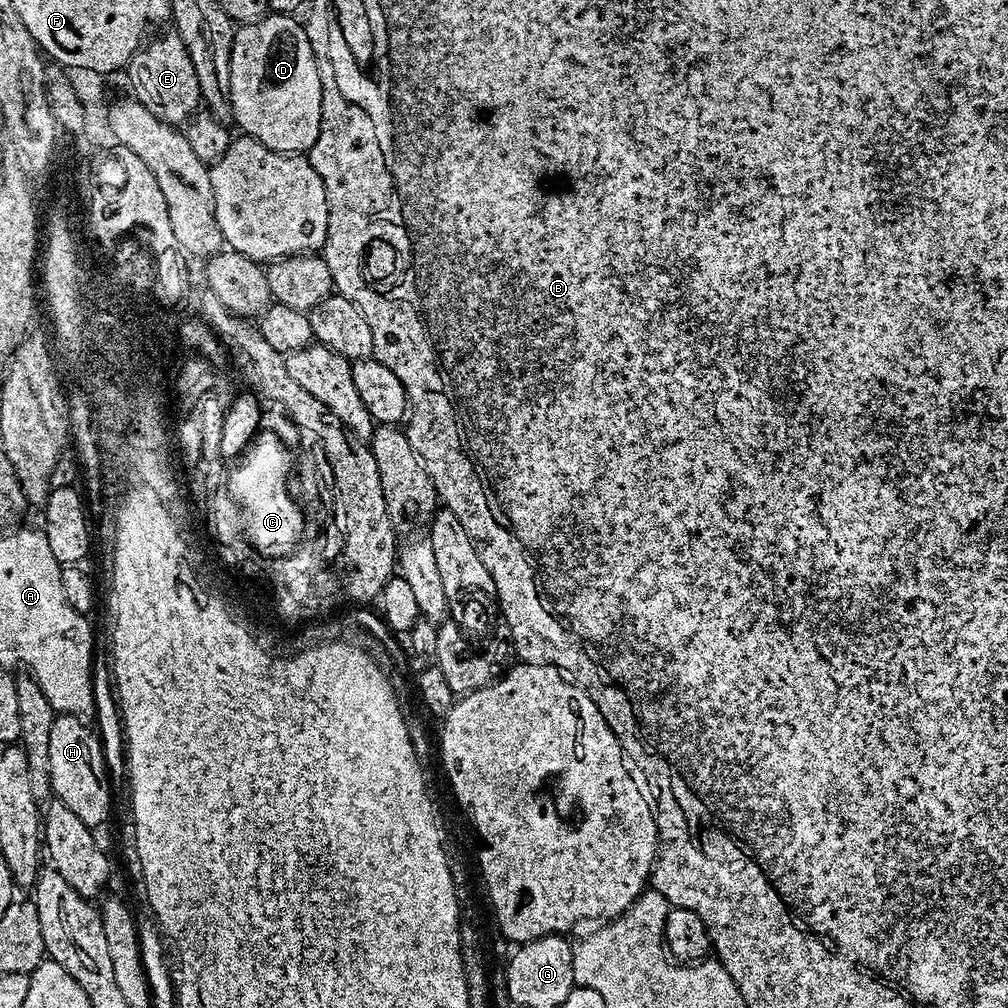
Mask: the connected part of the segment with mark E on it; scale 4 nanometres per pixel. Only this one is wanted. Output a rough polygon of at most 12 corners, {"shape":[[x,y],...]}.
{"shape":[[179,33],[126,65],[135,95],[167,124],[191,121],[202,97]]}

